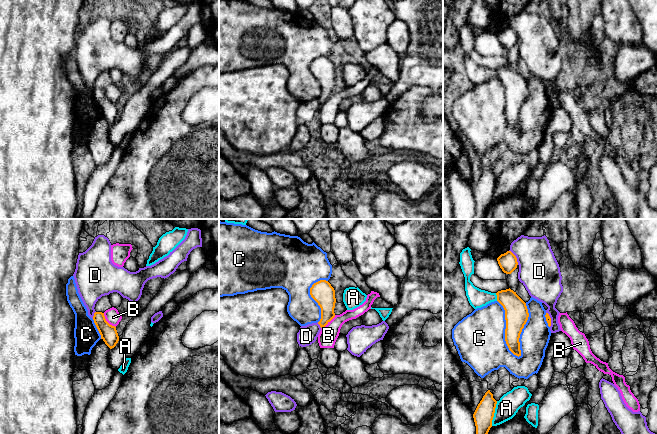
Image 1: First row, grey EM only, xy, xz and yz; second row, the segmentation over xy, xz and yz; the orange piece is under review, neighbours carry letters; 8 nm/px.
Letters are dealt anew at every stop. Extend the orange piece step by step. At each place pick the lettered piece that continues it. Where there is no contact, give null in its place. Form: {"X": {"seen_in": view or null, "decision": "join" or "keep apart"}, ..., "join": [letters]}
{"A": {"seen_in": "yz", "decision": "keep apart"}, "B": {"seen_in": "xy", "decision": "keep apart"}, "C": {"seen_in": "yz", "decision": "keep apart"}, "D": {"seen_in": "yz", "decision": "keep apart"}, "join": []}

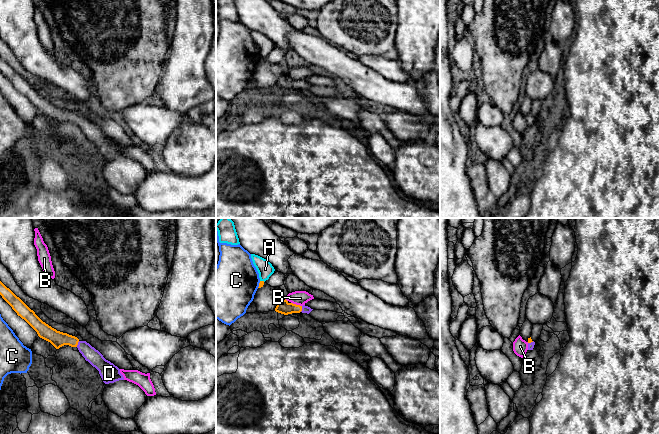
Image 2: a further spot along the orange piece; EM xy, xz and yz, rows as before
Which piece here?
{"A": {"seen_in": "xz", "decision": "keep apart"}, "B": {"seen_in": "xz", "decision": "keep apart"}, "C": {"seen_in": "xz", "decision": "keep apart"}, "D": {"seen_in": "xy", "decision": "join"}, "join": ["D"]}

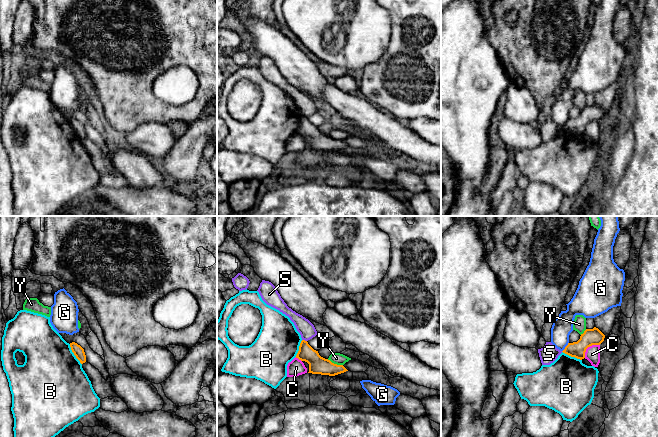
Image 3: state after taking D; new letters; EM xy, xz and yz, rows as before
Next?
{"B": {"seen_in": "xy", "decision": "keep apart"}, "C": {"seen_in": "yz", "decision": "keep apart"}, "G": {"seen_in": "yz", "decision": "keep apart"}, "S": {"seen_in": "xz", "decision": "keep apart"}, "Y": {"seen_in": "xz", "decision": "keep apart"}, "join": []}

